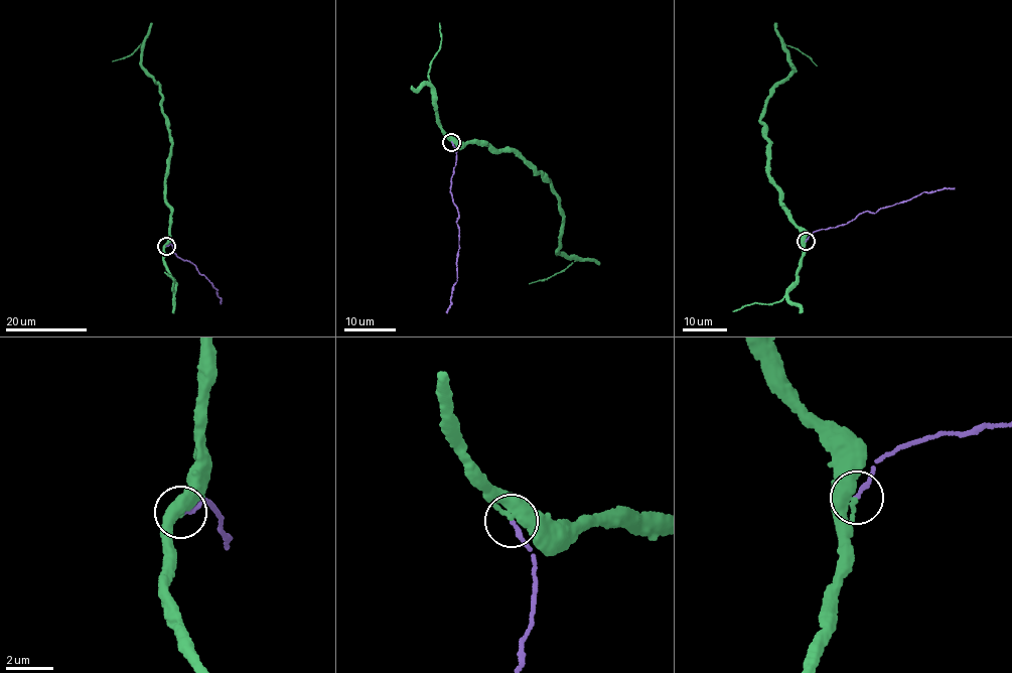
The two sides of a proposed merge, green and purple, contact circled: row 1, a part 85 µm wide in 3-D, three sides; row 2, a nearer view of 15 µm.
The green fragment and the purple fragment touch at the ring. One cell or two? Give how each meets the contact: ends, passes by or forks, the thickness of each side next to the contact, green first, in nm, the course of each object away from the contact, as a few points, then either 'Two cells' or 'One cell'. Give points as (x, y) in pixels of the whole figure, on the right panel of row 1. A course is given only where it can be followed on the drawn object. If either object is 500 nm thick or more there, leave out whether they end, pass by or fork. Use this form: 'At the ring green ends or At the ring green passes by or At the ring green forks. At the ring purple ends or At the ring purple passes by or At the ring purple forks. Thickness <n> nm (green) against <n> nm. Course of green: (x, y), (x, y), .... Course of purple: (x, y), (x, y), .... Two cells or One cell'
At the ring green passes by. At the ring purple ends. Thickness 360 nm (green) against 200 nm. Course of green: (806, 240), (767, 169), (768, 139), (761, 116), (772, 86), (793, 69), (784, 45), (808, 55), (817, 65). Course of purple: (806, 241), (815, 231), (846, 224), (865, 211), (873, 213), (924, 192), (954, 188). One cell

